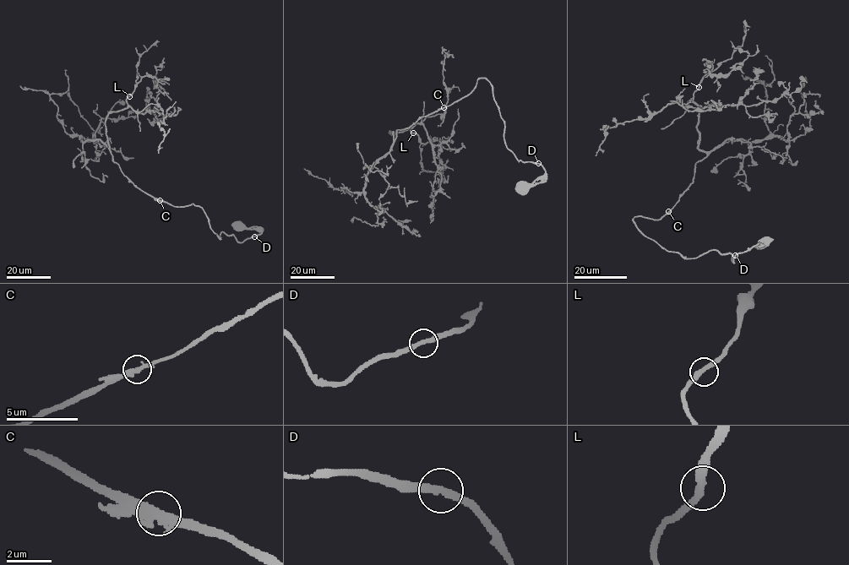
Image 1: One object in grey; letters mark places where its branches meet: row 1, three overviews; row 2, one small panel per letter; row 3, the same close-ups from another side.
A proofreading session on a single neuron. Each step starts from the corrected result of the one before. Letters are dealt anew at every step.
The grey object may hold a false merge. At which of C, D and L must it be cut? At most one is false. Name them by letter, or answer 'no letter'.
no letter

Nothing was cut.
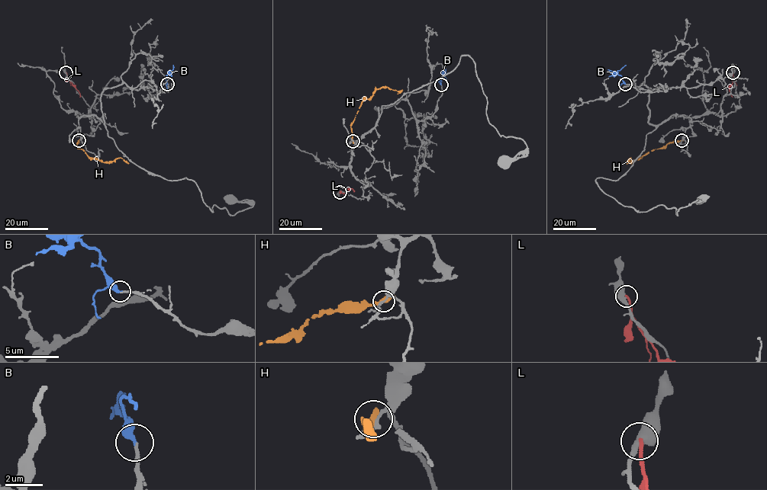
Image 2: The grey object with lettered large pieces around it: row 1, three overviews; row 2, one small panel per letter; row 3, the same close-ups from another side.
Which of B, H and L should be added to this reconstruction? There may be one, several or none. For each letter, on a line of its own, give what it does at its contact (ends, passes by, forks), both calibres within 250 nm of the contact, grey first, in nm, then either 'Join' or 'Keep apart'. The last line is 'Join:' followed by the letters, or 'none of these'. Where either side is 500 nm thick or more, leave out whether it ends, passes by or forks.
B: It ends there. Thickness 170 nm (grey) against 400 nm. Join
H: It ends there. Thickness 200 nm (grey) against 420 nm. Keep apart
L: It ends there. Thickness 480 nm (grey) against 150 nm. Keep apart
Join: B

